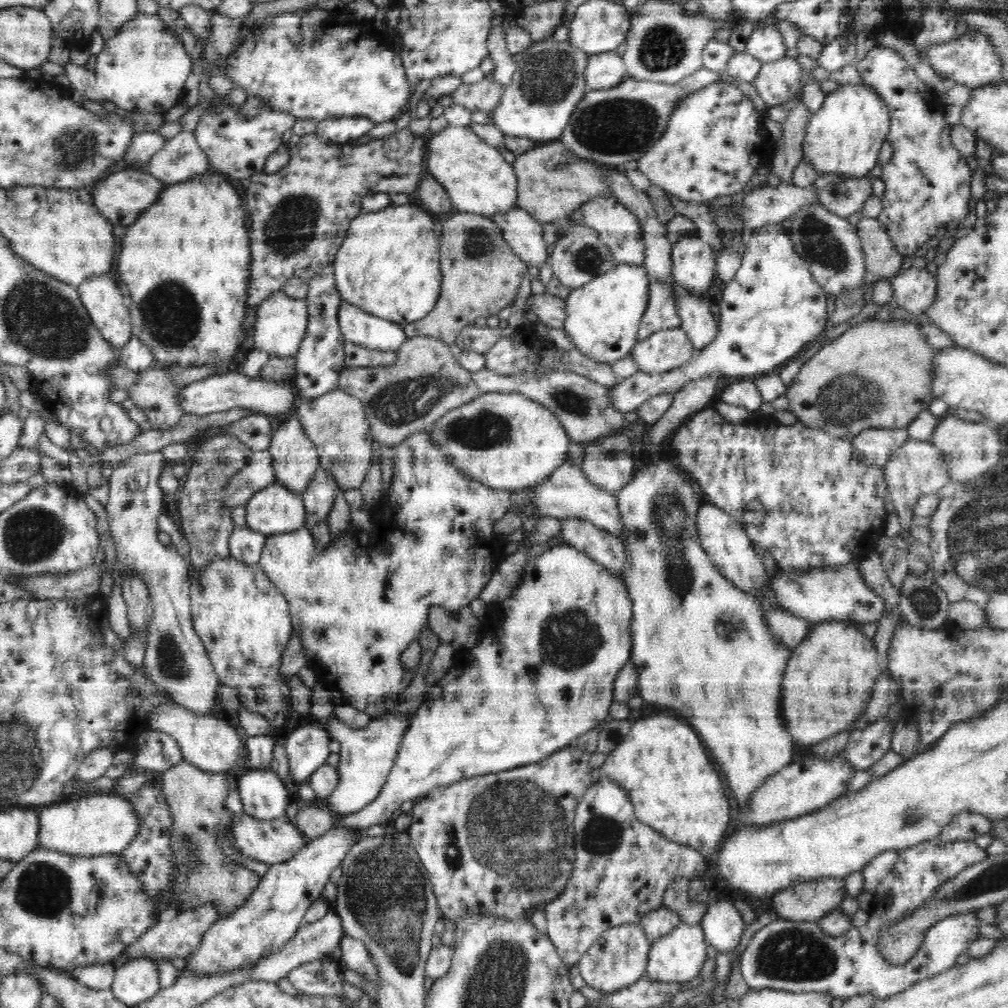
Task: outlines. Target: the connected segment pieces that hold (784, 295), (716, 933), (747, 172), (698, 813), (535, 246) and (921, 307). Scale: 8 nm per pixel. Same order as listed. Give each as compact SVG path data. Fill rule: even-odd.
M751 233L740 268L725 284L717 322L718 334L712 344L696 351L686 364L670 372L638 372L622 379L610 388L610 403L625 414L638 409L652 396L678 392L700 378L725 375L755 379L776 368L784 368L806 344L820 340L829 320L828 295L818 285L790 239L786 234Z
M718 900L707 905L701 928L705 942L720 953L731 954L738 946L746 926L730 900Z
M722 81L708 84L703 89L682 97L668 119L664 134L639 158L638 166L650 180L670 195L697 205L706 205L719 196L742 192L762 166L754 146L746 138L758 134L758 124L765 121L766 113L758 112L752 100L732 83Z
M664 713L636 720L601 768L628 794L640 822L672 842L694 848L706 862L716 858L730 822L728 792L700 736L688 724Z
M515 206L492 214L490 218L498 223L502 236L510 248L530 267L542 267L548 263L550 249L544 241L542 223L523 208Z
M912 266L896 274L890 284L893 302L909 313L924 313L935 304L937 280L926 268L917 269Z

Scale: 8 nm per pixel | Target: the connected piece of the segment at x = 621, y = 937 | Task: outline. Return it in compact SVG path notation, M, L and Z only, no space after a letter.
M620 924L608 928L580 957L577 966L588 986L600 990L605 995L620 988L630 986L641 978L646 978L646 963L651 942L639 924Z

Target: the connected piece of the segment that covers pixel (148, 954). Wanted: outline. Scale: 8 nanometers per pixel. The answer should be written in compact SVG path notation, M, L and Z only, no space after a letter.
M204 904L198 908L182 910L174 920L158 922L143 936L137 938L124 952L129 952L129 956L134 959L152 959L157 962L164 961L164 958L167 960L174 957L188 958L191 954L198 952L204 934L217 922L218 913L215 906L216 904Z

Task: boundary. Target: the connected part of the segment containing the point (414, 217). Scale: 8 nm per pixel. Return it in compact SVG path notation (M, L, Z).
M390 204L386 206L386 208L381 208L376 212L362 212L356 218L353 218L348 225L347 233L345 234L344 240L341 242L340 248L336 251L336 256L331 262L333 273L335 274L336 288L340 291L341 298L373 316L384 318L400 326L410 324L410 322L416 322L416 320L420 320L420 318L425 318L428 312L433 310L434 306L437 304L441 292L440 249L438 246L440 242L439 233L443 221L444 217L425 211L420 206L414 204Z

